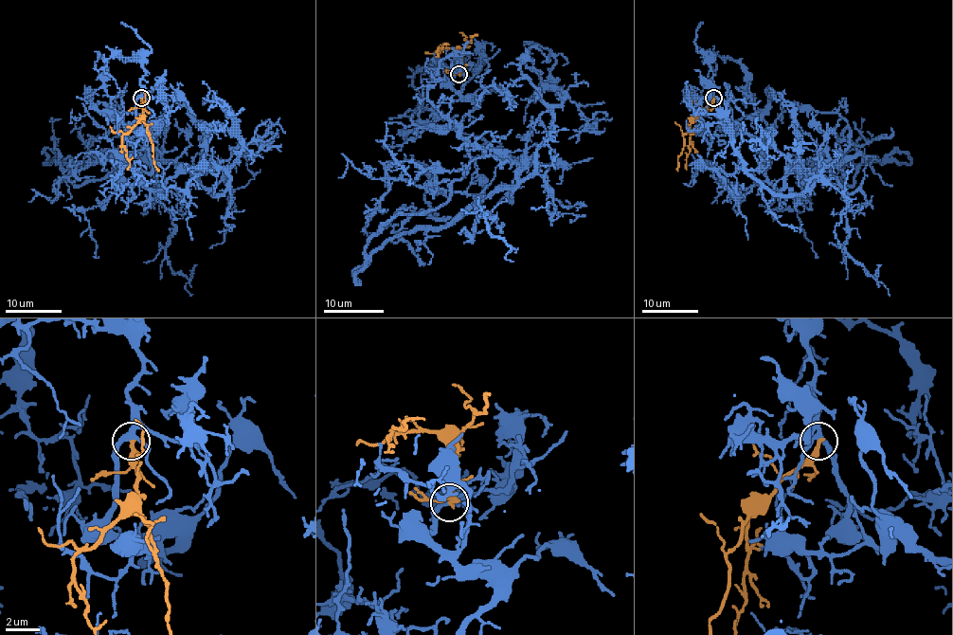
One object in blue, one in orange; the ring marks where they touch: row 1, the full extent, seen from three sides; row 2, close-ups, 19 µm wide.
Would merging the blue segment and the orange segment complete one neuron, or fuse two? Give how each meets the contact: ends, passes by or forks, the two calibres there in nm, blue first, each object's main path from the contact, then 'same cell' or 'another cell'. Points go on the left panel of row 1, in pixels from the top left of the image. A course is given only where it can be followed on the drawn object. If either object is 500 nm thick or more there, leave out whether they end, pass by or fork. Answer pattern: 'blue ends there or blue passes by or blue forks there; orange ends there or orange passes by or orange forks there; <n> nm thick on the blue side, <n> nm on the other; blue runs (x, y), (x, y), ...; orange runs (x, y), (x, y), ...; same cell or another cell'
blue forks there; orange ends there; 260 nm thick on the blue side, 320 nm on the other; blue runs (140, 98), (152, 171), (75, 185), (55, 161), (125, 151), (222, 193), (242, 142), (203, 124), (224, 120); orange runs (140, 98), (142, 117), (122, 136), (122, 147), (130, 162), (127, 170); another cell

